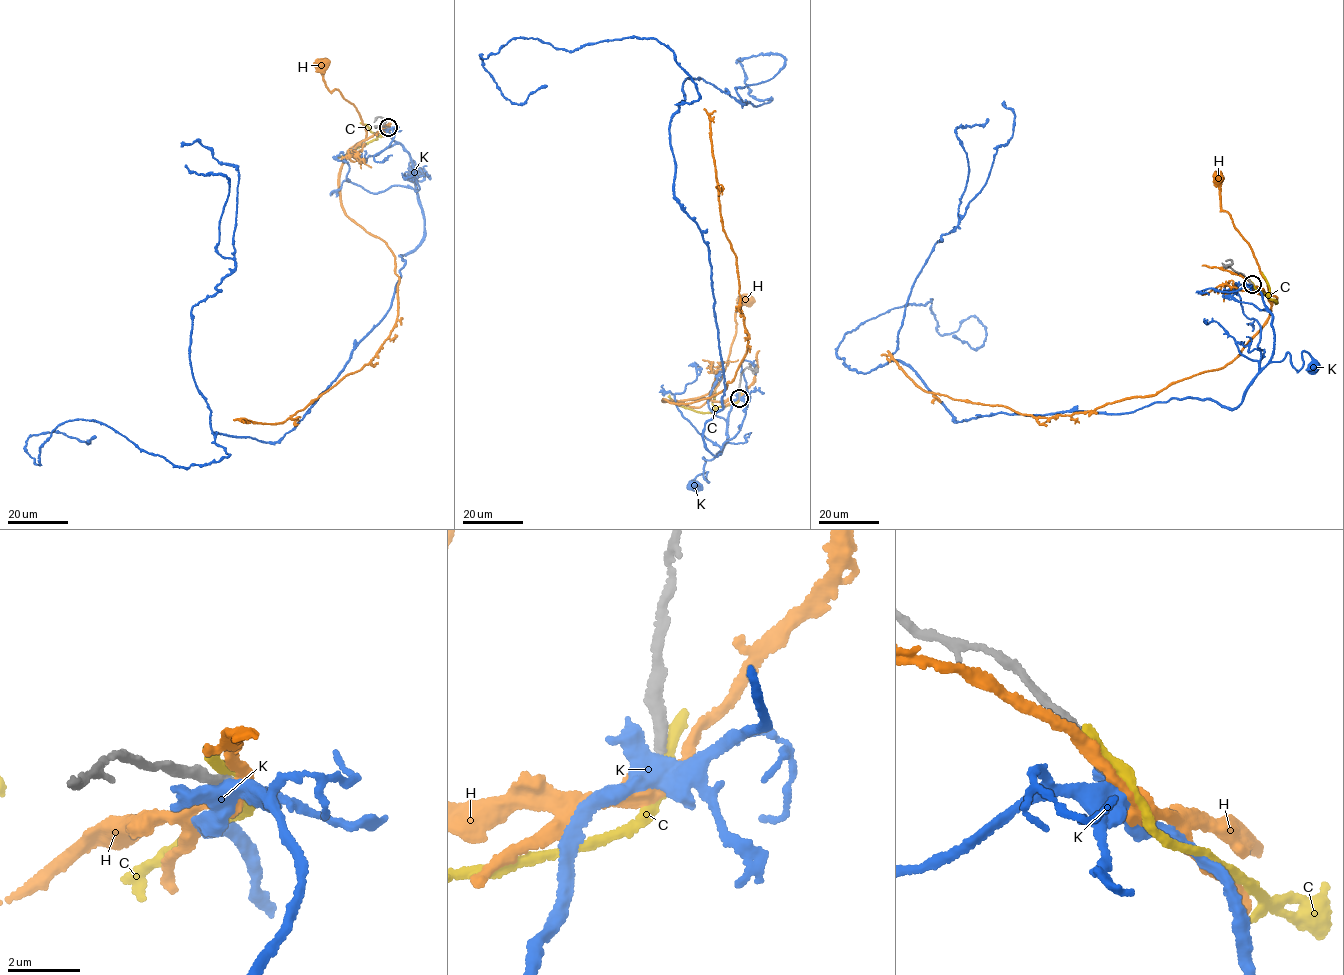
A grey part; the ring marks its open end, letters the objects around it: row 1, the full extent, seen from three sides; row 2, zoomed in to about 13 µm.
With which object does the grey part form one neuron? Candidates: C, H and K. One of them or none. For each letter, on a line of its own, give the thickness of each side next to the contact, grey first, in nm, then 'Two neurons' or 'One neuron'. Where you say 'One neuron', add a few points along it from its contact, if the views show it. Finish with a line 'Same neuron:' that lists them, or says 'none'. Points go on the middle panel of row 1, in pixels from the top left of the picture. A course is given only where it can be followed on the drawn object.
C: Thickness 240 nm (grey) against 300 nm. Two neurons
H: Thickness 190 nm (grey) against 360 nm. Two neurons
K: Thickness 240 nm (grey) against 400 nm. Two neurons
Same neuron: none

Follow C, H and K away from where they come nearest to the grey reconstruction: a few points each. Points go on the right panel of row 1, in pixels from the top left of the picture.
C: (1251, 283), (1264, 294), (1277, 300), (1276, 303), (1272, 300)
H: (1253, 284), (1262, 287), (1271, 301), (1277, 298), (1269, 292), (1252, 250), (1230, 214), (1222, 211), (1218, 178)
K: (1251, 284), (1272, 317), (1271, 360), (1280, 361), (1288, 353), (1297, 371), (1304, 350), (1314, 365)

